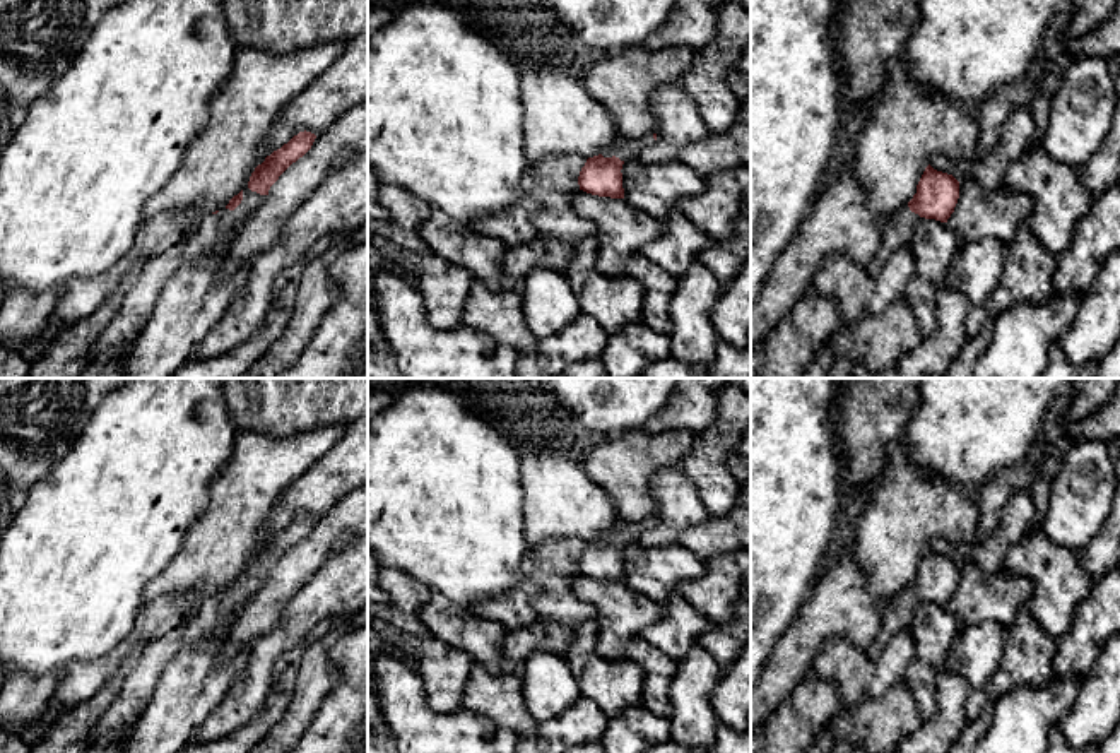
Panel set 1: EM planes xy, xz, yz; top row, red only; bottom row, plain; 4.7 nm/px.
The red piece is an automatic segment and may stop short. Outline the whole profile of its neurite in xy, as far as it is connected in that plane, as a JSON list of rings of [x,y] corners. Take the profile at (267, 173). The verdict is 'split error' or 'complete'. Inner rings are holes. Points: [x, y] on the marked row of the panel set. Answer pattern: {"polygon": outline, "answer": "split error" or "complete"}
{"polygon": [[[306,130],[294,135],[255,168],[248,187],[234,195],[224,209],[205,214],[190,236],[145,258],[135,284],[123,298],[121,308],[97,339],[94,359],[108,349],[132,344],[140,335],[164,286],[180,269],[203,260],[207,253],[229,248],[246,221],[265,202],[270,187],[311,149],[315,139],[316,135]]], "answer": "split error"}

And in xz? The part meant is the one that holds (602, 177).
{"polygon": [[[646,133],[638,139],[621,135],[598,156],[588,157],[580,171],[580,190],[610,199],[624,199],[622,164],[638,159],[640,152],[657,142],[657,133]]], "answer": "split error"}

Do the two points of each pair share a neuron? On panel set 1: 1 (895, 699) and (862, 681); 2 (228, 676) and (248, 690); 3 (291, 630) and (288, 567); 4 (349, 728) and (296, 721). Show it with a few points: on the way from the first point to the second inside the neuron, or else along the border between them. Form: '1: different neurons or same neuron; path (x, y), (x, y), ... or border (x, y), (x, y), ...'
1: different neurons; border (903, 678), (883, 695), (866, 699), (848, 709)
2: different neurons; border (250, 649), (245, 675), (211, 712)
3: different neurons; border (317, 574), (288, 604), (282, 620), (274, 628)
4: different neurons; border (330, 687), (330, 692), (301, 735)

